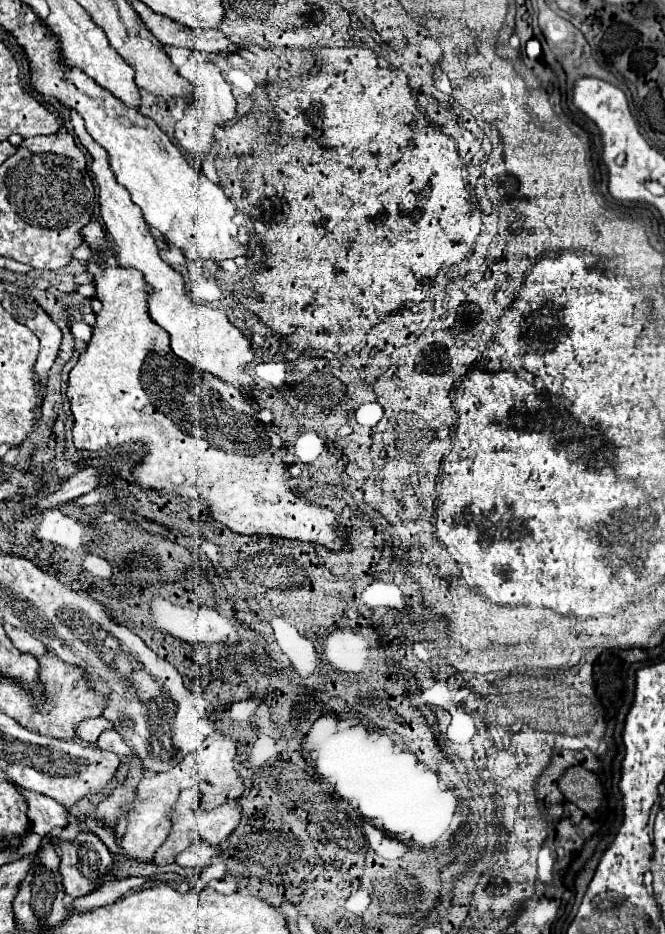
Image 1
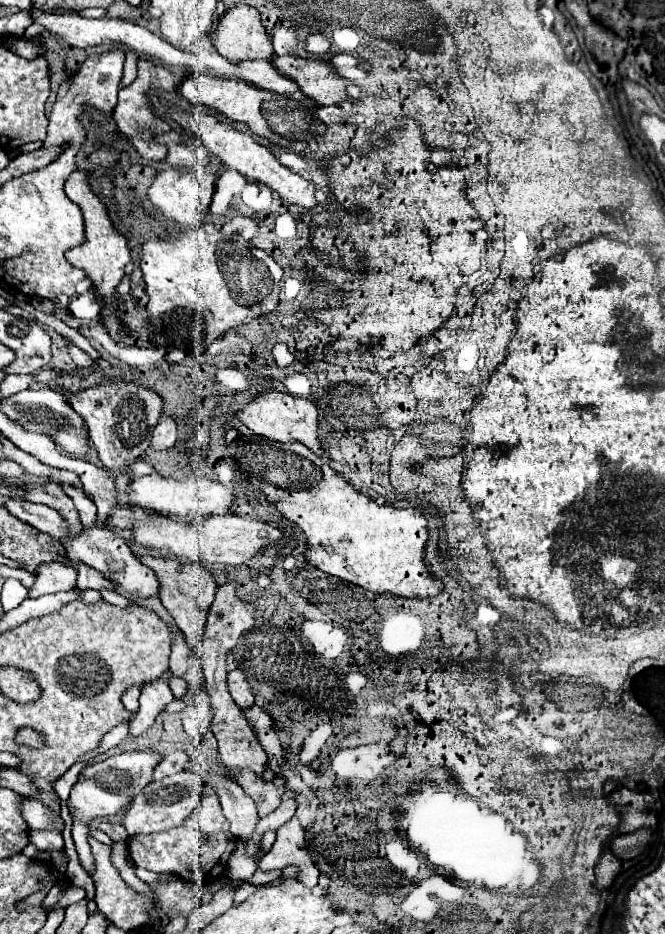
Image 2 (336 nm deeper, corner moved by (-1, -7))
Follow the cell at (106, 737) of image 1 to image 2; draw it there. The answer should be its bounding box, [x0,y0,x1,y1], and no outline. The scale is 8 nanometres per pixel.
[123,770,203,834]

